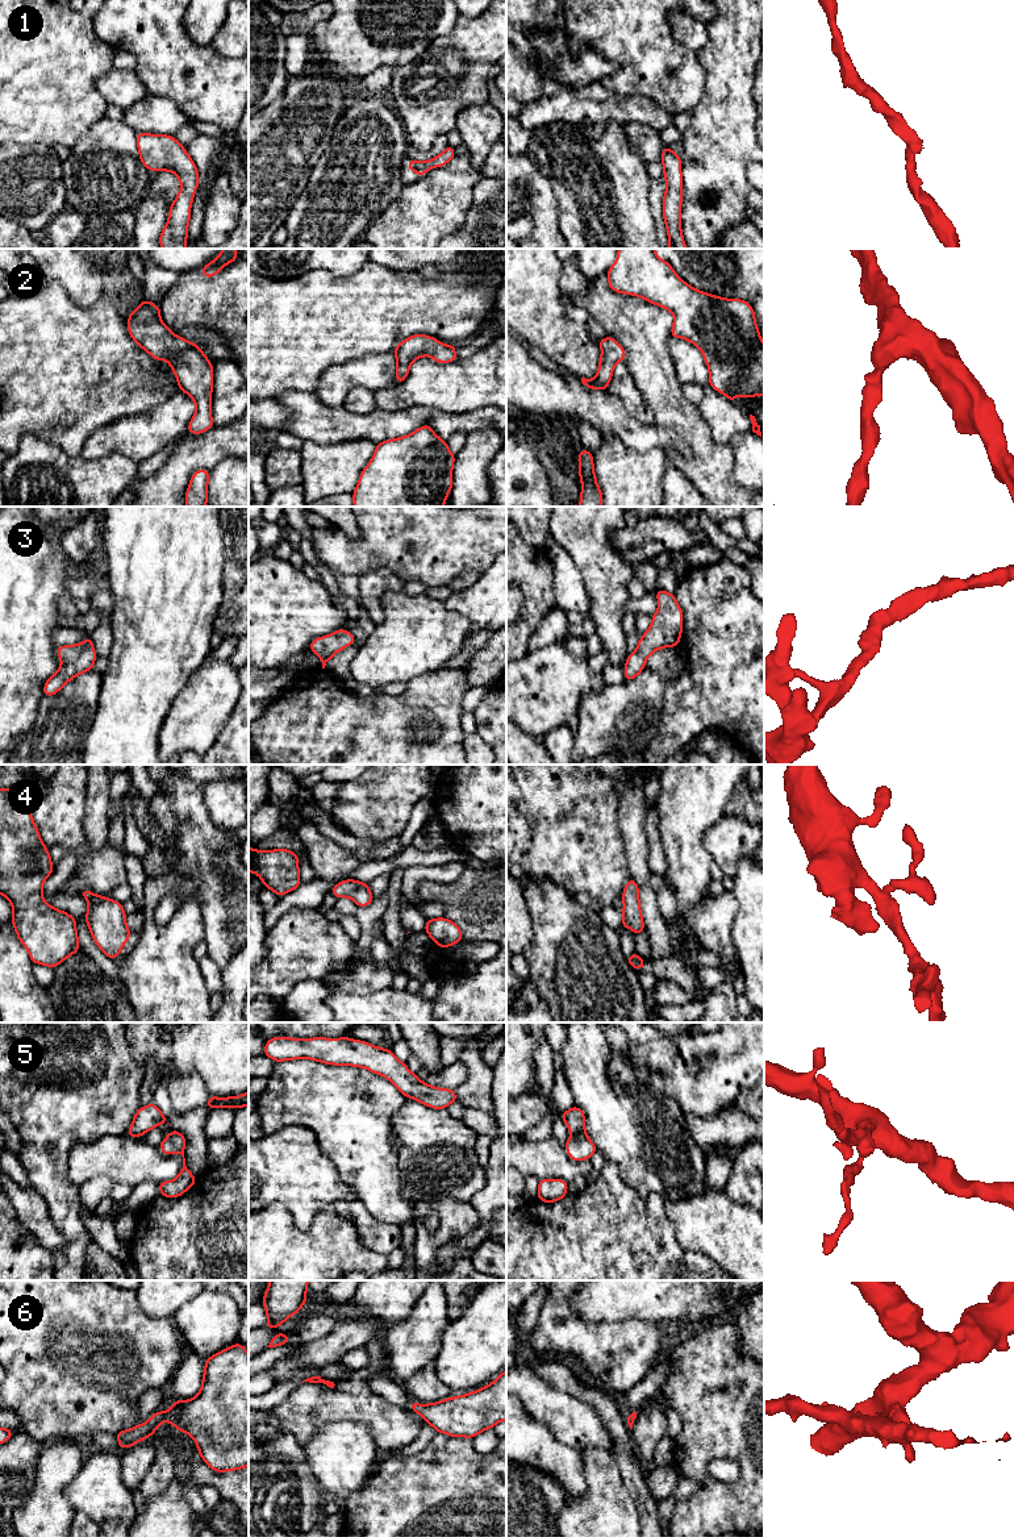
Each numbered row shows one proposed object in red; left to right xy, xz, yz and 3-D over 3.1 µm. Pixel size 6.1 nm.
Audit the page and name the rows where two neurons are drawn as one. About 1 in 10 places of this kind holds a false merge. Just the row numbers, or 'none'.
none

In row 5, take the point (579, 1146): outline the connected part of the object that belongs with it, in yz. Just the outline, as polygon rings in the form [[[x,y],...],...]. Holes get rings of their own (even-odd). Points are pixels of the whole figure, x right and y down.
[[[573,1105],[567,1112],[560,1113],[560,1116],[571,1132],[569,1140],[564,1144],[569,1158],[576,1162],[589,1159],[597,1147],[585,1133],[584,1112]]]

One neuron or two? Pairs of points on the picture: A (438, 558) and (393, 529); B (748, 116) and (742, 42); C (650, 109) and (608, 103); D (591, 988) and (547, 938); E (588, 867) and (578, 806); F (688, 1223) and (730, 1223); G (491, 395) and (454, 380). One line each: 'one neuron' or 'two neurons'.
A: one neuron
B: one neuron
C: one neuron
D: one neuron
E: one neuron
F: one neuron
G: one neuron

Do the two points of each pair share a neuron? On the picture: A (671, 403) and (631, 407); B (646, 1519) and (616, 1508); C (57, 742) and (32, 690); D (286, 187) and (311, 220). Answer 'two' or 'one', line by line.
A: two
B: two
C: two
D: two

